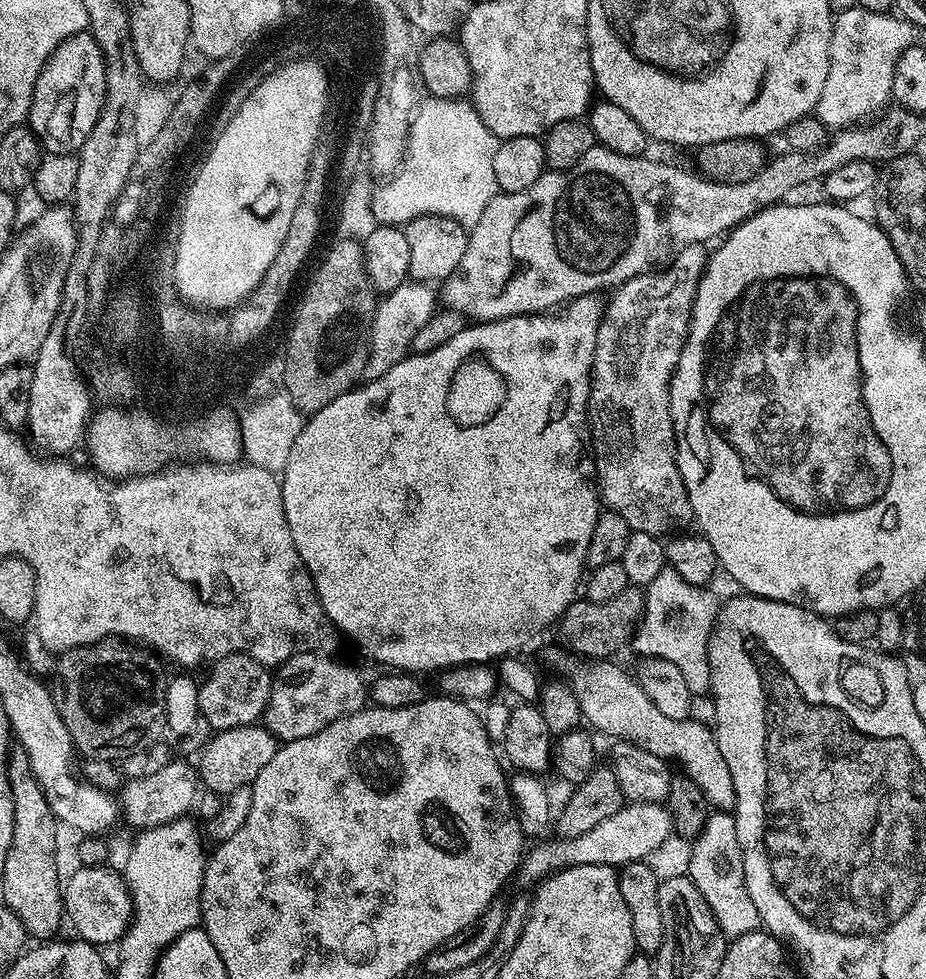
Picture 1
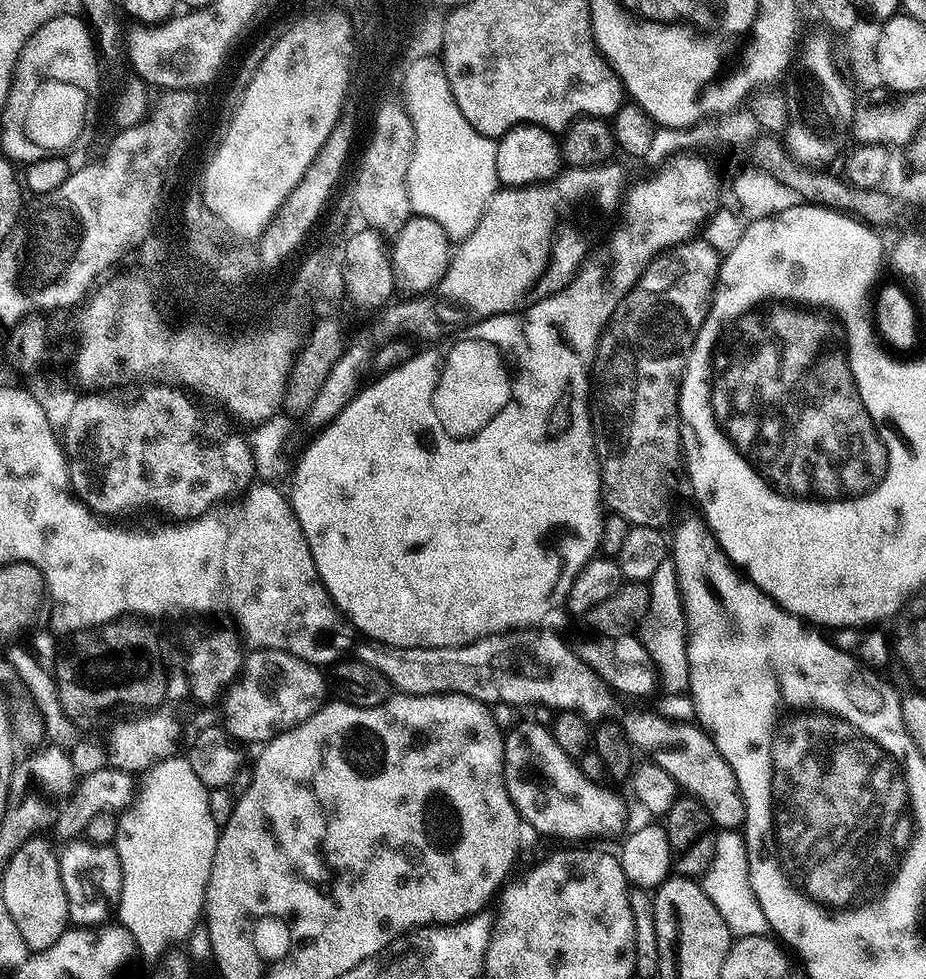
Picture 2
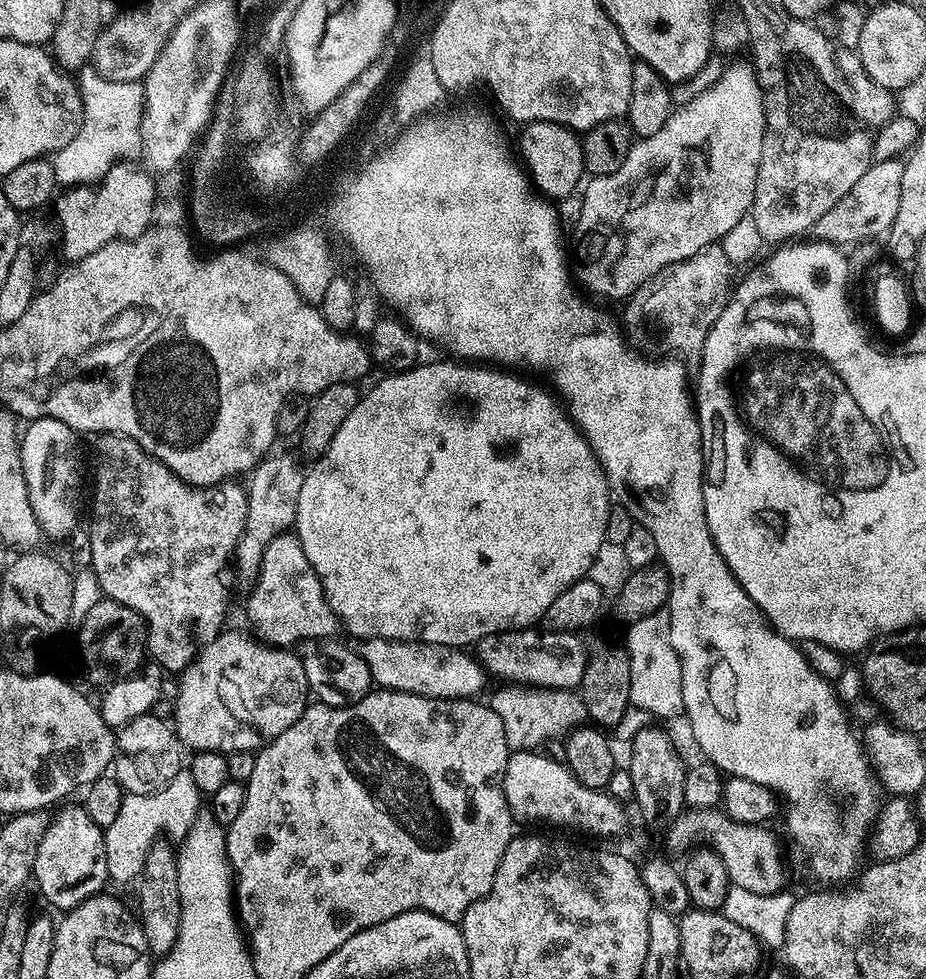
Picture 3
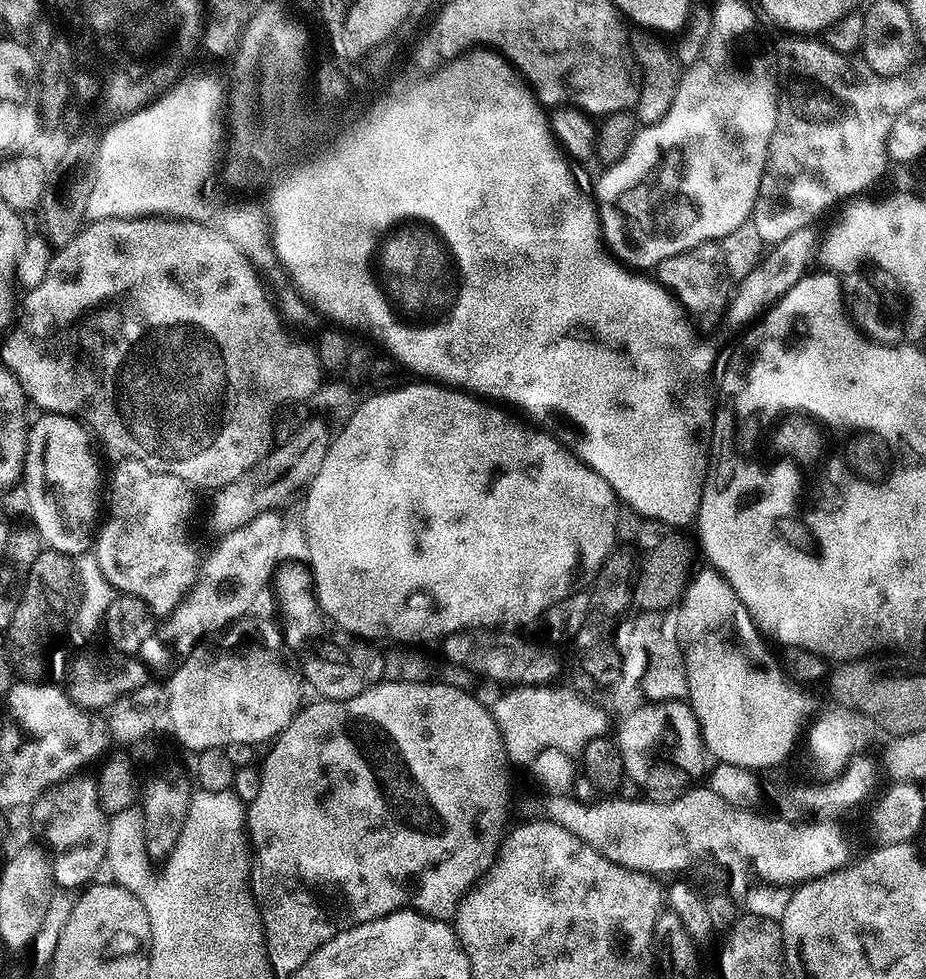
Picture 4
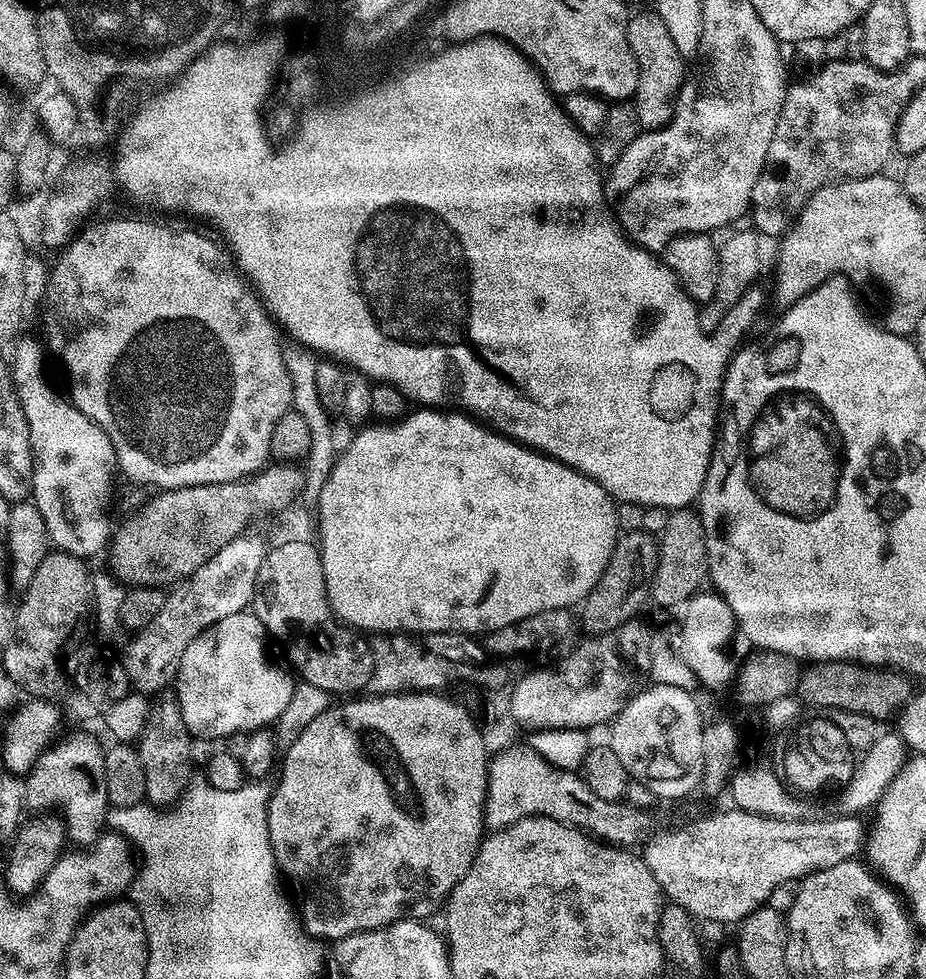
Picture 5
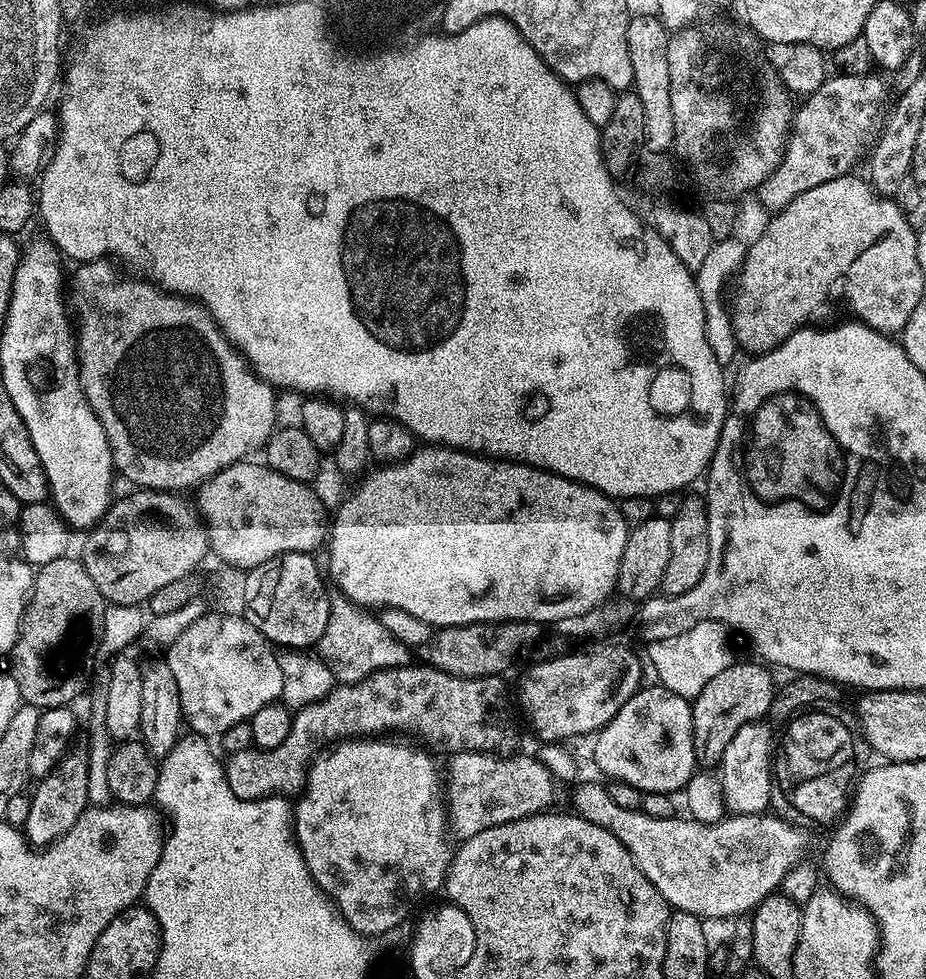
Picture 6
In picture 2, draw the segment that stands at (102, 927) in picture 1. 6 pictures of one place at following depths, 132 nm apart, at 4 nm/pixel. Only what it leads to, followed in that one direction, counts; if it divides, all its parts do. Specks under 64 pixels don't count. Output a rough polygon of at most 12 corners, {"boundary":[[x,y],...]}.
{"boundary":[[80,838],[58,852],[68,919],[99,926],[122,890],[115,847]]}

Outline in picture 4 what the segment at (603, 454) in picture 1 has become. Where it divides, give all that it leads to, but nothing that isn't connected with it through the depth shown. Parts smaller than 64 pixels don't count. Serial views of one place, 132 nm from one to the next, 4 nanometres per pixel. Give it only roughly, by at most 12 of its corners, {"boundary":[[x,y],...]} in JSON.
{"boundary":[[720,242],[666,258],[654,276],[693,321],[725,319],[730,275]]}

